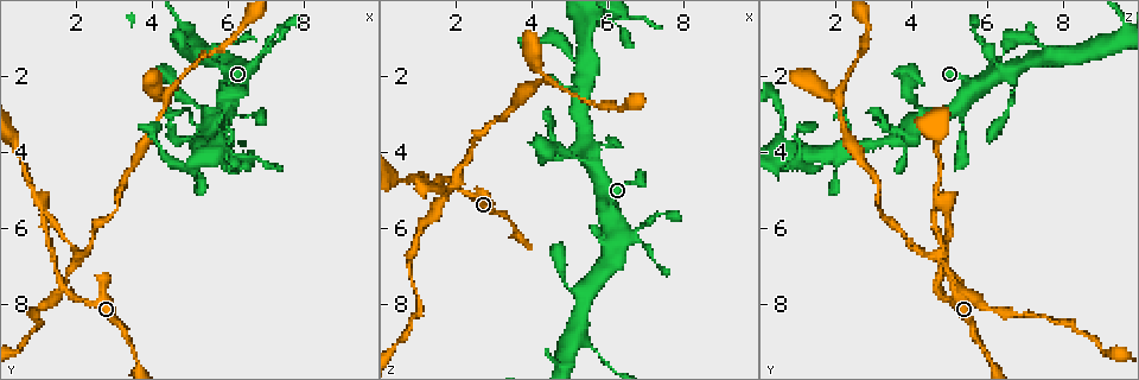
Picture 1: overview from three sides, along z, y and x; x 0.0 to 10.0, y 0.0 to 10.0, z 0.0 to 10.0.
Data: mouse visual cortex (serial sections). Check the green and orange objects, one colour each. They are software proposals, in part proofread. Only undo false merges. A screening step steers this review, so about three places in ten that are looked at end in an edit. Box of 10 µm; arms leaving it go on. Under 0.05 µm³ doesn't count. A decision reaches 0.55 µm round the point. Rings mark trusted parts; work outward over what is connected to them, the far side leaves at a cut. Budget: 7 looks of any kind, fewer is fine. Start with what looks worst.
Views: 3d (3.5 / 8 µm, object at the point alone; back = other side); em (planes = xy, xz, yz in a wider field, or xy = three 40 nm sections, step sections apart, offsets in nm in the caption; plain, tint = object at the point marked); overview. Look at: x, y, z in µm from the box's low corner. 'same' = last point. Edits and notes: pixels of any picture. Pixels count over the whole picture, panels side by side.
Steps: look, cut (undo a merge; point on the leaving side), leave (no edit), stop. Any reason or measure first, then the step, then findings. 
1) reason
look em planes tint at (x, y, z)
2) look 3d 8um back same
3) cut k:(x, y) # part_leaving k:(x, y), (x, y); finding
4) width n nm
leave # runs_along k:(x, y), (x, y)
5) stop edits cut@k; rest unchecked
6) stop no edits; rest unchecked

a fork
look 3d 8um at (1.15, 5.45, 4.75)

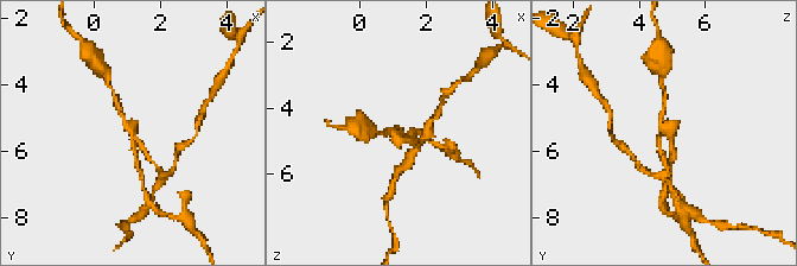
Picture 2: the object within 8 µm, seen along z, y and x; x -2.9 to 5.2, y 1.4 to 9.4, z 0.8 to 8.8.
look 3d 3.5um same

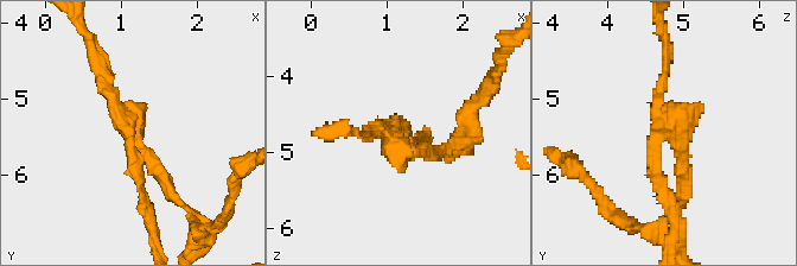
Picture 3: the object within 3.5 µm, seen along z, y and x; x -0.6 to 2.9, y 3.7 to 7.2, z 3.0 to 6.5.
look em xy step 2 tint at (1.10, 5.45, 4.70)

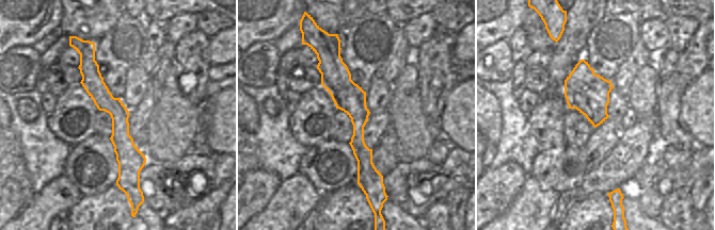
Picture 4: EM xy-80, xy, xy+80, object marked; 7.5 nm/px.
cut 3:(680, 173) # part_leaving 3:(663, 132), (678, 140), (681, 206); two cells meet here

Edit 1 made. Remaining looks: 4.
see it whole again
look overview

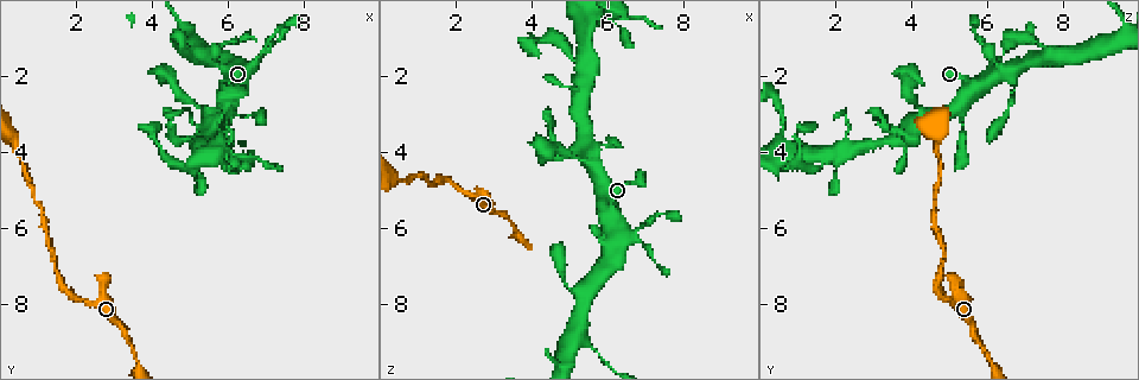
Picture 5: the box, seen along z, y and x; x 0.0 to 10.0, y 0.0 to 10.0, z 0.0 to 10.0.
abrupt turn
look 3d 3.5um at (5.65, 3.20, 4.35)

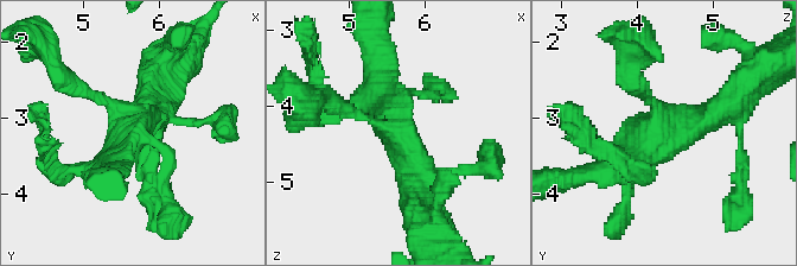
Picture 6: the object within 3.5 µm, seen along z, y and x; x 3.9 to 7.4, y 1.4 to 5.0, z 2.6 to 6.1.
arms 4; arm_widths 150, 150, 350, 350 nm
look em xy step 5 tint at (5.70, 3.15, 4.35)

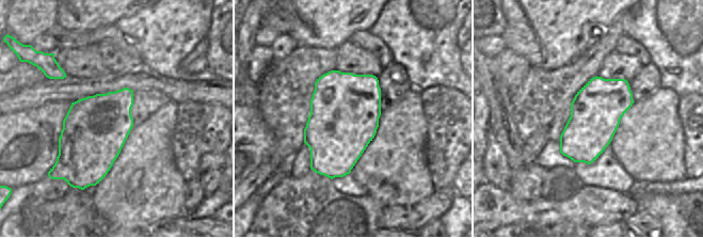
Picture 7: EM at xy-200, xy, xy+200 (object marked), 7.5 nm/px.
leave # runs_along 6:(733, 99), (609, 169); continuous, no second cell

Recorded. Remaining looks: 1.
stop edits cut@3; rest unchecked

